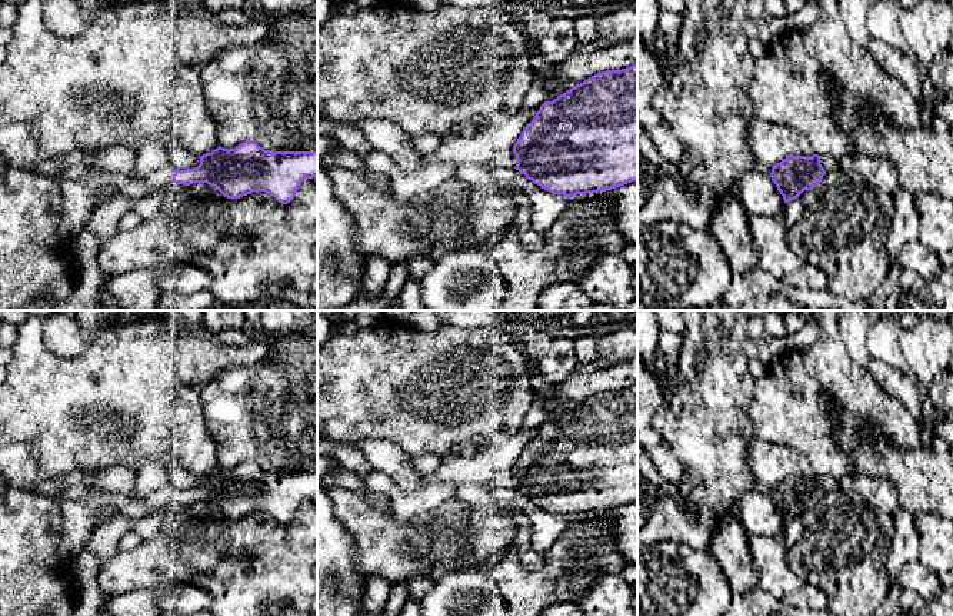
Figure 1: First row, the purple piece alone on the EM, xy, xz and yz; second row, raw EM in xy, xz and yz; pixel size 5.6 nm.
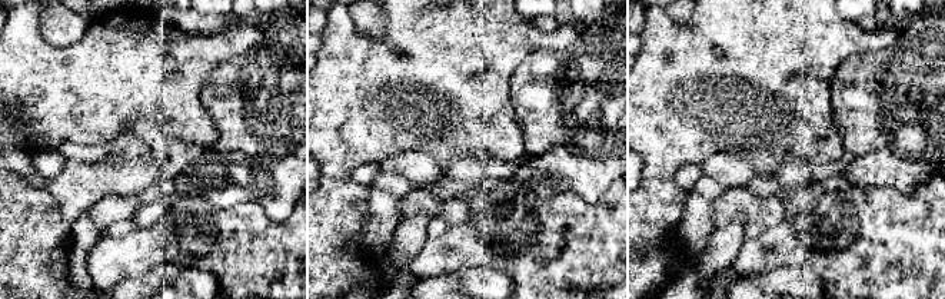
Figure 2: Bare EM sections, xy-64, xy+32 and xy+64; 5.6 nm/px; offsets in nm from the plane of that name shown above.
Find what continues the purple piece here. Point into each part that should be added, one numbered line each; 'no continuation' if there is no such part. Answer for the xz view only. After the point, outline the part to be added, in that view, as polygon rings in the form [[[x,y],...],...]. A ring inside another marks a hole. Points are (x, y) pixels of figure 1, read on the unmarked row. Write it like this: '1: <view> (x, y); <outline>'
no continuation

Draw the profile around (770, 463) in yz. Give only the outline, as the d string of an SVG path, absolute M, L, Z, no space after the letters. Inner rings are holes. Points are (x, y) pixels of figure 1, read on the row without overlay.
M754 437L747 449L749 467L760 485L773 487L787 476L812 477L812 467L804 453Z

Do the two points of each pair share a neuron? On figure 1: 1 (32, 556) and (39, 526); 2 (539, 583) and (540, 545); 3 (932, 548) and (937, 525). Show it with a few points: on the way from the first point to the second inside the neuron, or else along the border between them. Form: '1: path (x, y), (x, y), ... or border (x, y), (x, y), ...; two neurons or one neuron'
1: path (32, 549), (32, 533); one neuron
2: border (565, 529), (542, 555); two neurons
3: path (937, 542), (937, 530); one neuron

